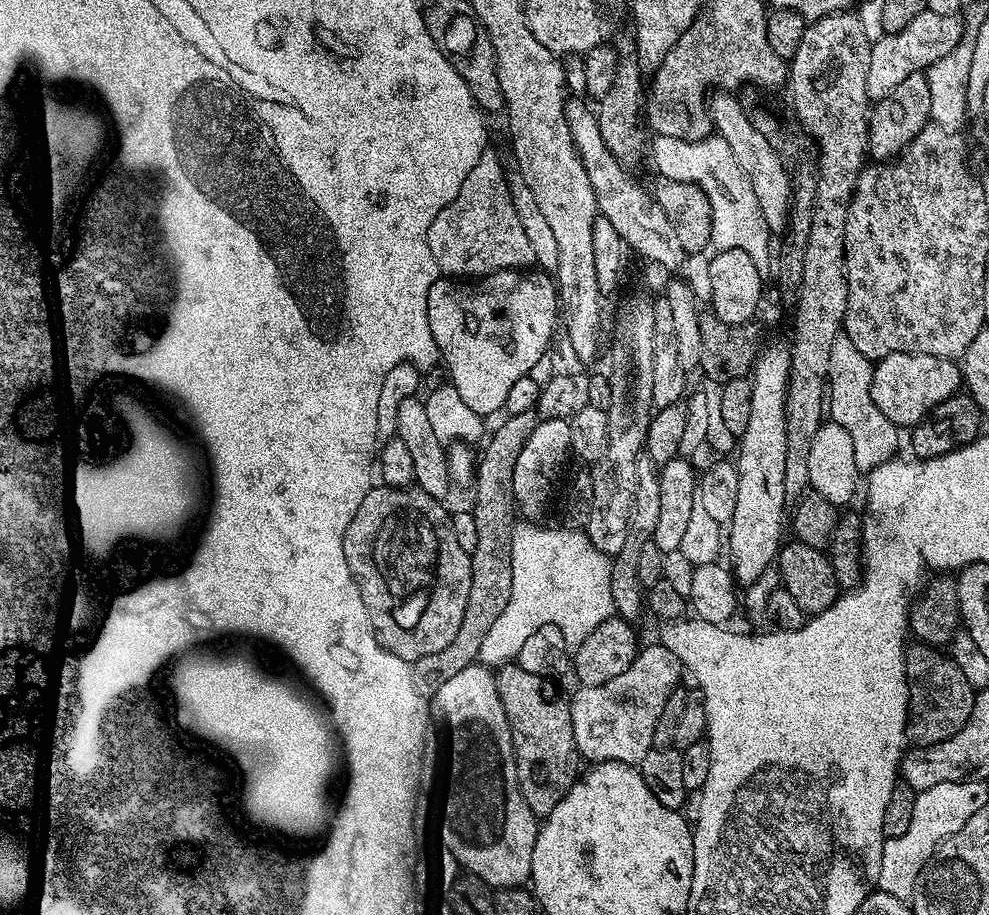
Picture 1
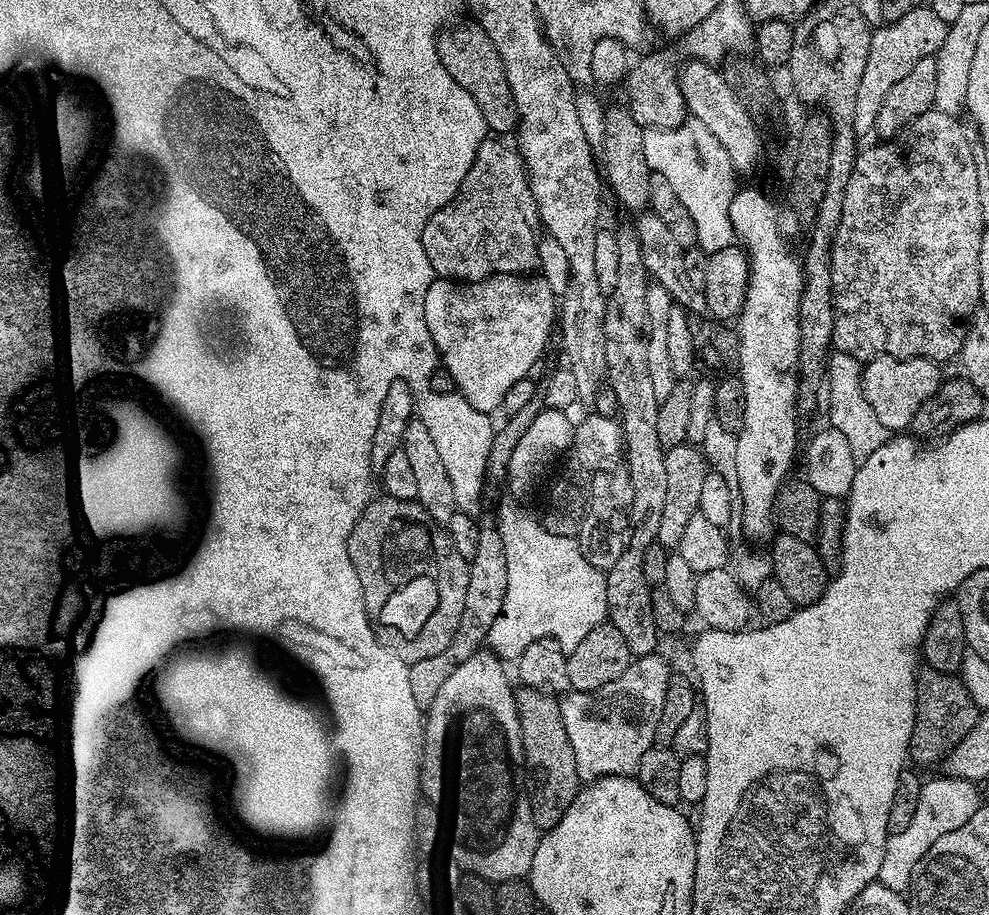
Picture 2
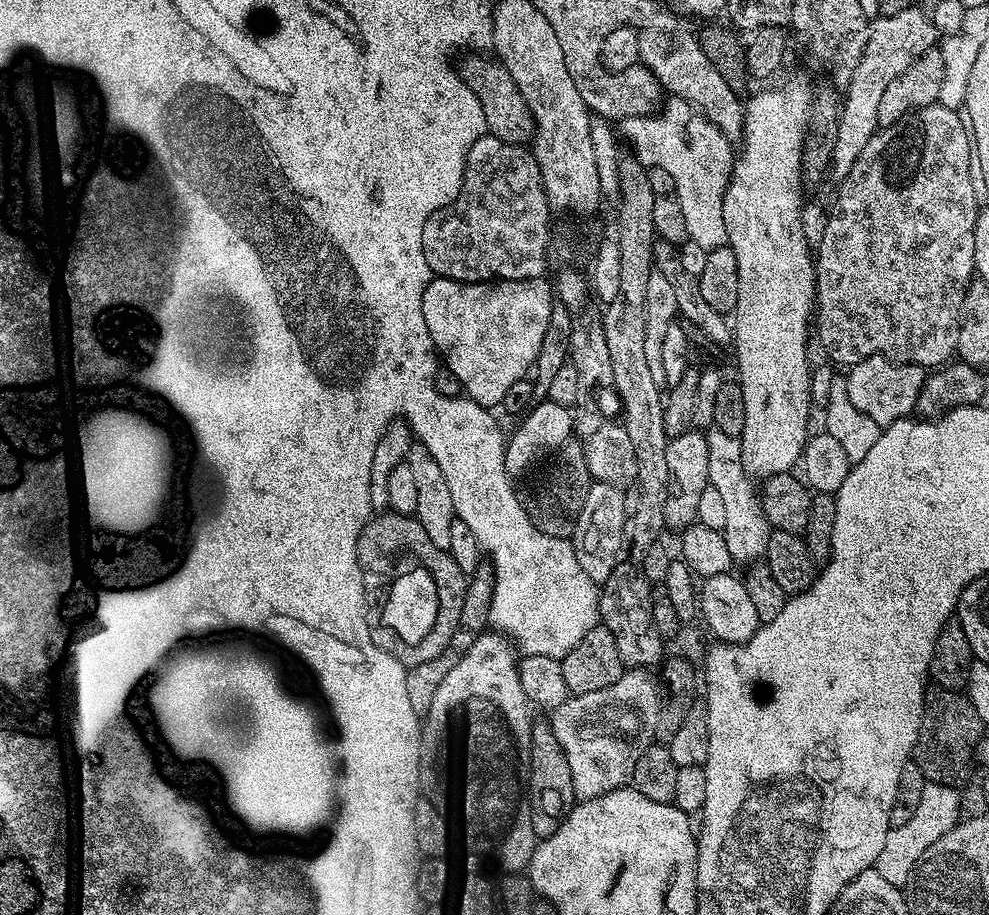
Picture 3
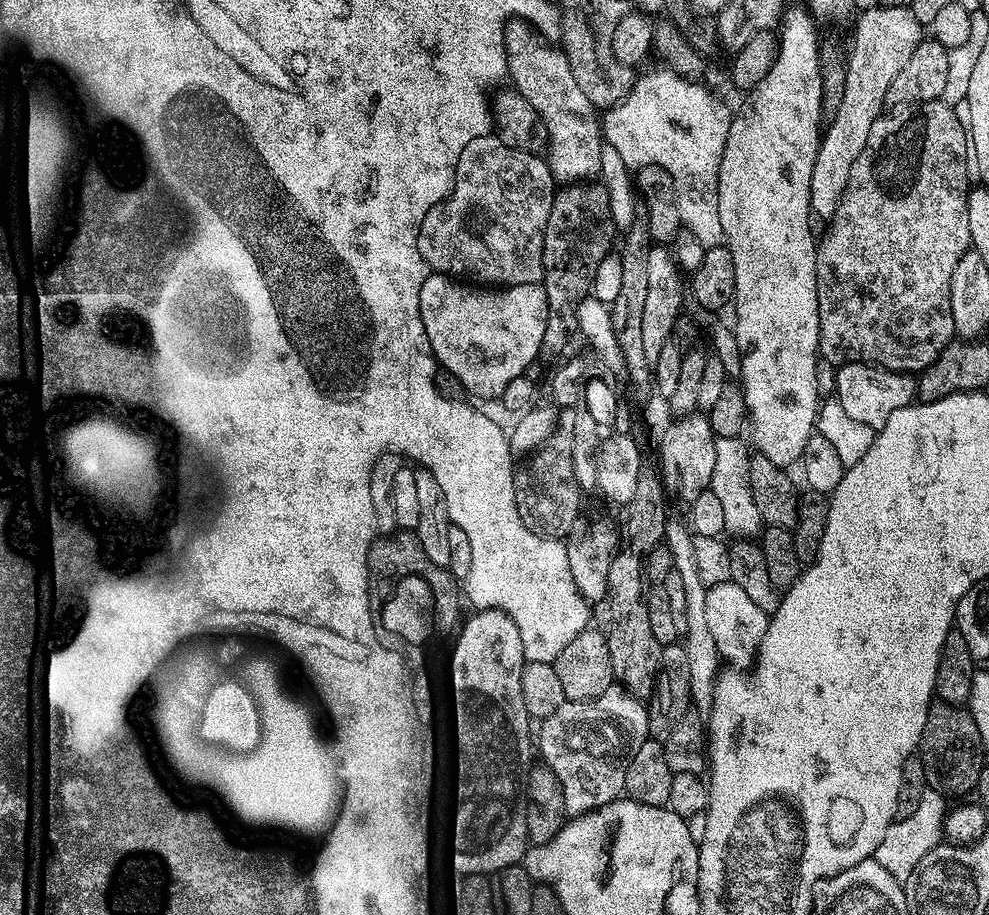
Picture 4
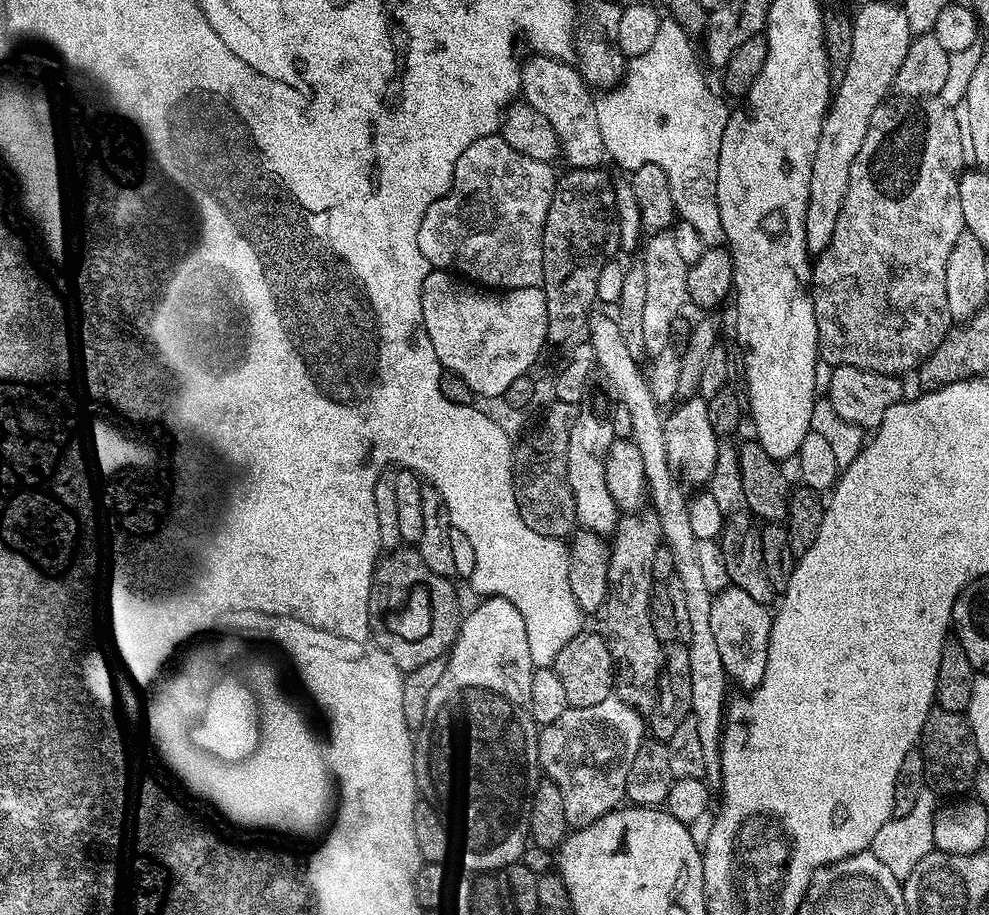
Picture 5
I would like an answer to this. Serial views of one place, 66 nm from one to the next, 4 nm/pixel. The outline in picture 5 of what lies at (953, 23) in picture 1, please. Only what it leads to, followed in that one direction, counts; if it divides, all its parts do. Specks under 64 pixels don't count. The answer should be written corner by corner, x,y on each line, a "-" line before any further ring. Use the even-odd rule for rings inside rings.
868,4
860,13
855,13
852,21
850,62
846,66
846,74
835,85
810,174
808,209
804,219
809,253
824,252
830,244
830,238
834,238
834,222
846,198
850,166
854,166
854,158
858,150
862,150
862,138
866,138
866,130
870,126
874,110
878,110
878,106
893,91
902,58
906,58
906,50
910,50
913,39
914,33
910,30
910,22
906,22
903,7

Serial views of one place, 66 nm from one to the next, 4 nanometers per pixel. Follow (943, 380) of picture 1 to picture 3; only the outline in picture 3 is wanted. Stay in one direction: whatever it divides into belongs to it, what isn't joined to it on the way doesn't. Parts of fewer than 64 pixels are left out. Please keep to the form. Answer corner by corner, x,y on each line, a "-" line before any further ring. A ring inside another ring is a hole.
866,356
851,365
846,372
846,392
850,402
881,426
911,417
916,410
916,399
924,385
925,369
917,364
896,364
884,356

